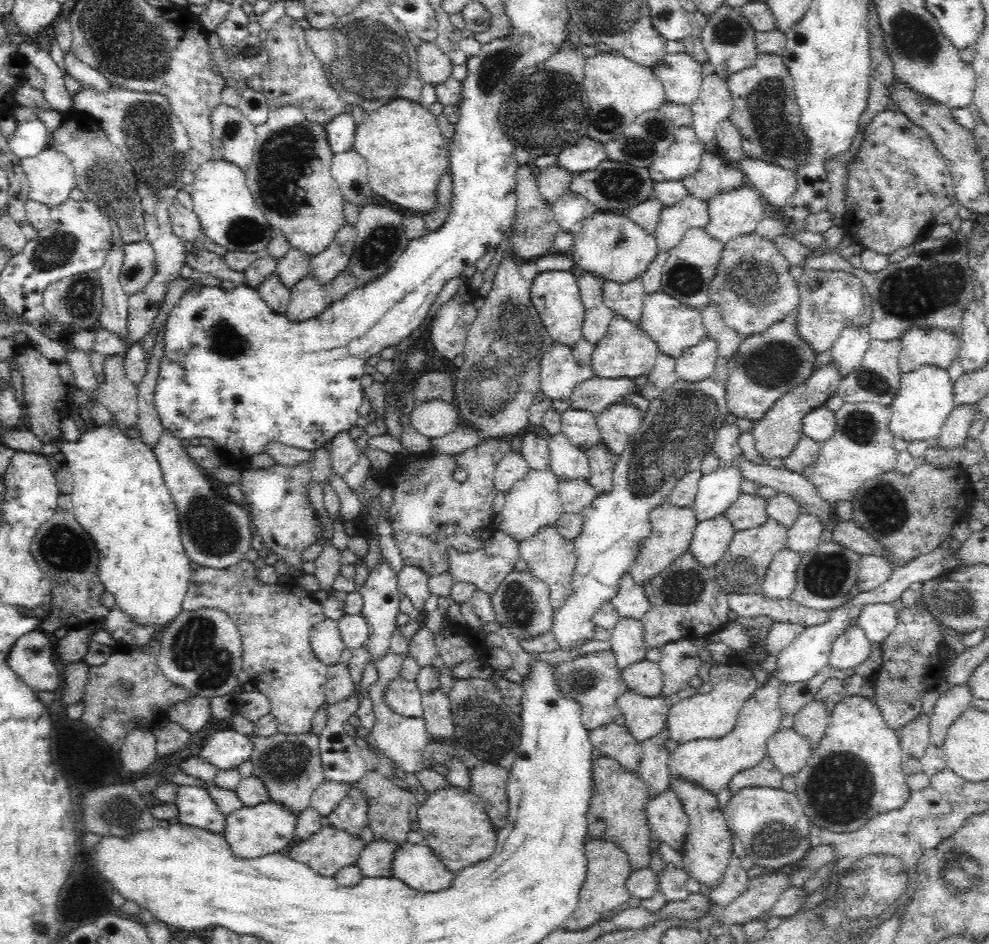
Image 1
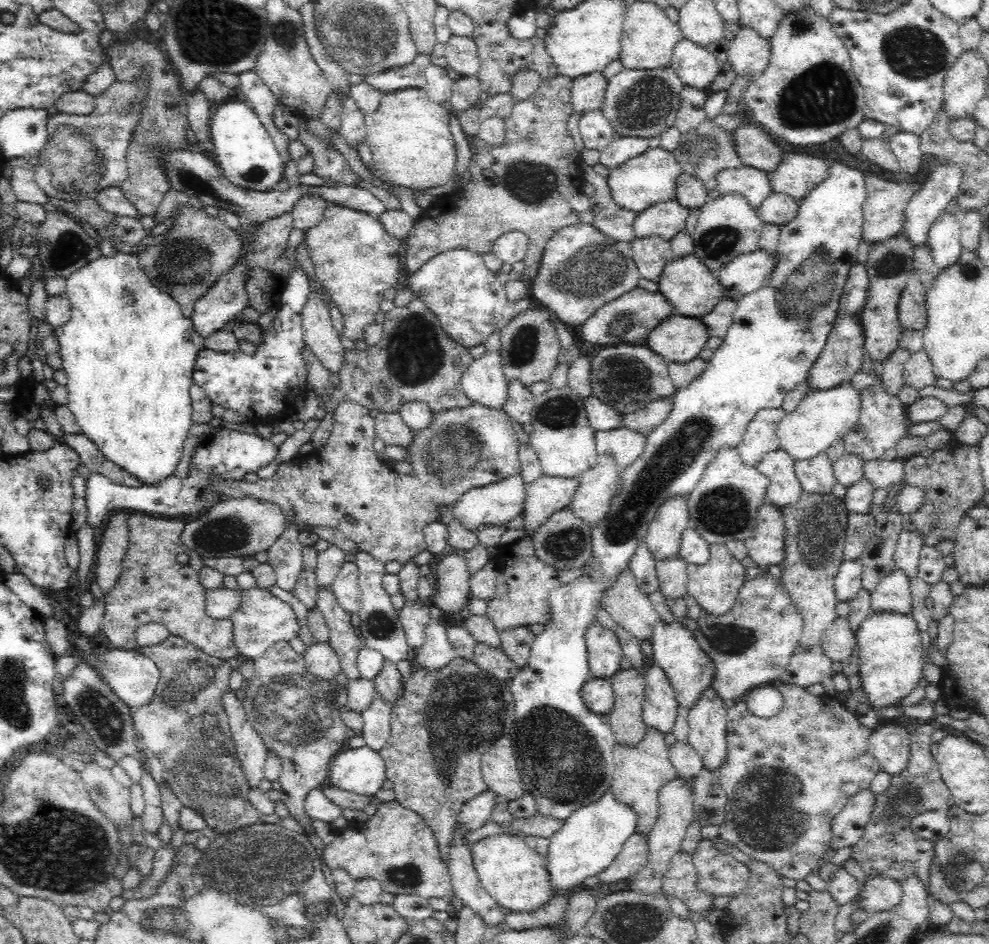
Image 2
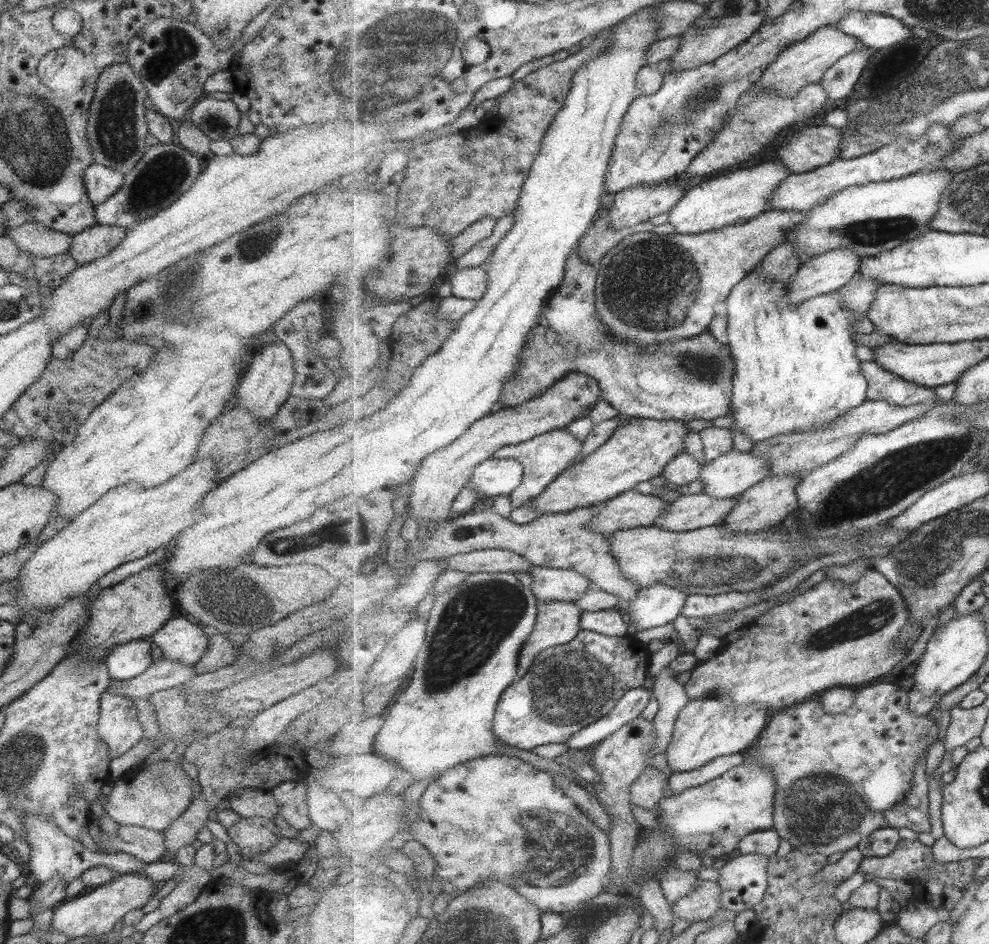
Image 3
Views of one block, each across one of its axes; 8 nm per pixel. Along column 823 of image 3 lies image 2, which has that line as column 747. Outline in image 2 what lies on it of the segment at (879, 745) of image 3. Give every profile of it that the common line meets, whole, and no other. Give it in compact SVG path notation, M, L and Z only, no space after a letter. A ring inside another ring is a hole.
M778 683L775 686L778 692L782 694L784 702L782 702L780 712L774 714L772 718L760 718L752 714L747 709L744 700L739 700L733 707L727 709L727 760L718 770L720 784L727 794L727 807L724 823L719 826L719 838L732 843L738 850L749 854L752 858L766 863L769 868L776 871L777 876L804 881L809 873L819 868L820 860L830 850L831 821L844 809L848 799L864 789L869 789L874 776L880 771L880 765L867 747L868 737L873 733L873 729L860 723L855 713L848 711L843 700L831 696L827 692L823 695L813 695L807 689L792 683Z

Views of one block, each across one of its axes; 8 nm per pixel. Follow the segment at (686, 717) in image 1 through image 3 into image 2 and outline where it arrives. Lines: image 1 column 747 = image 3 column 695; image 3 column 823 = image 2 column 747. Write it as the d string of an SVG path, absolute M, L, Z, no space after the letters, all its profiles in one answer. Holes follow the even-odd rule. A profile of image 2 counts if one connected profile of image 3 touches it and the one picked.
M764 574L745 581L728 614L710 616L703 612L692 634L714 663L716 672L711 687L716 695L722 701L738 702L758 687L776 684L799 646L802 632L801 615L784 587L780 587L780 578Z

